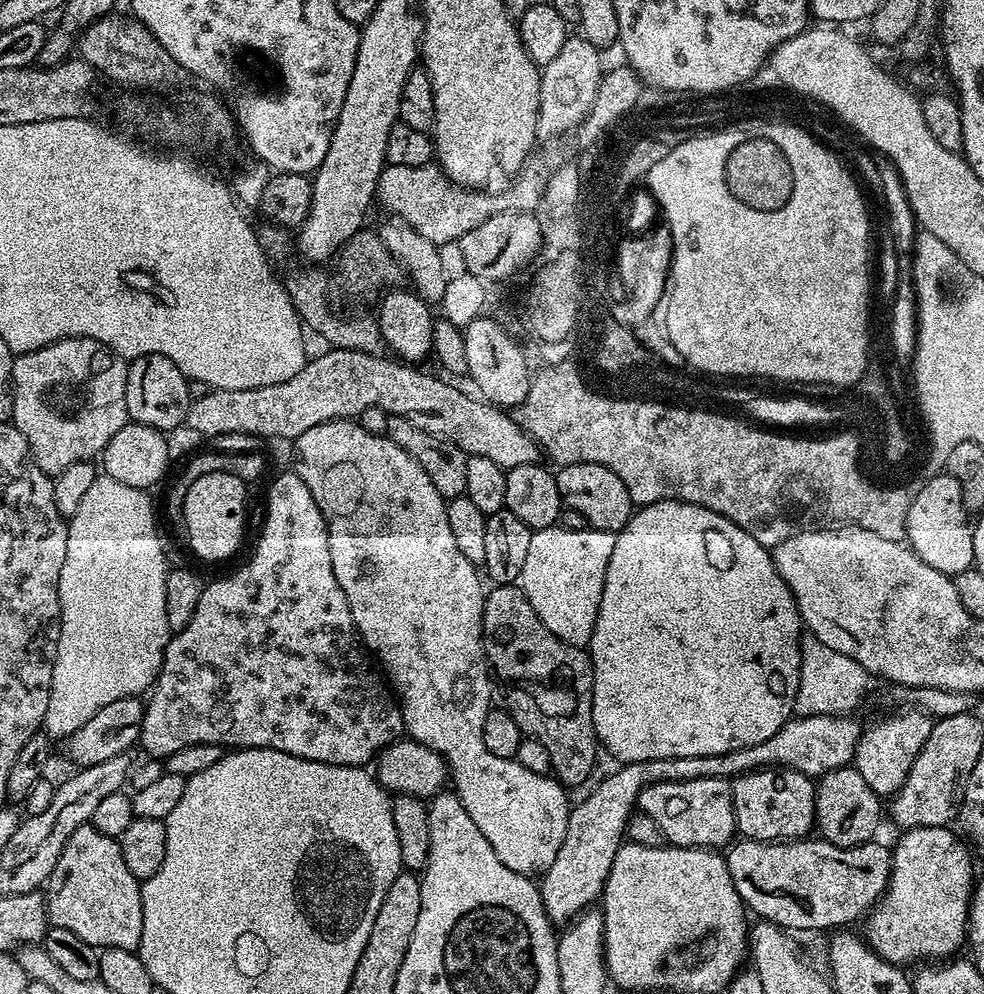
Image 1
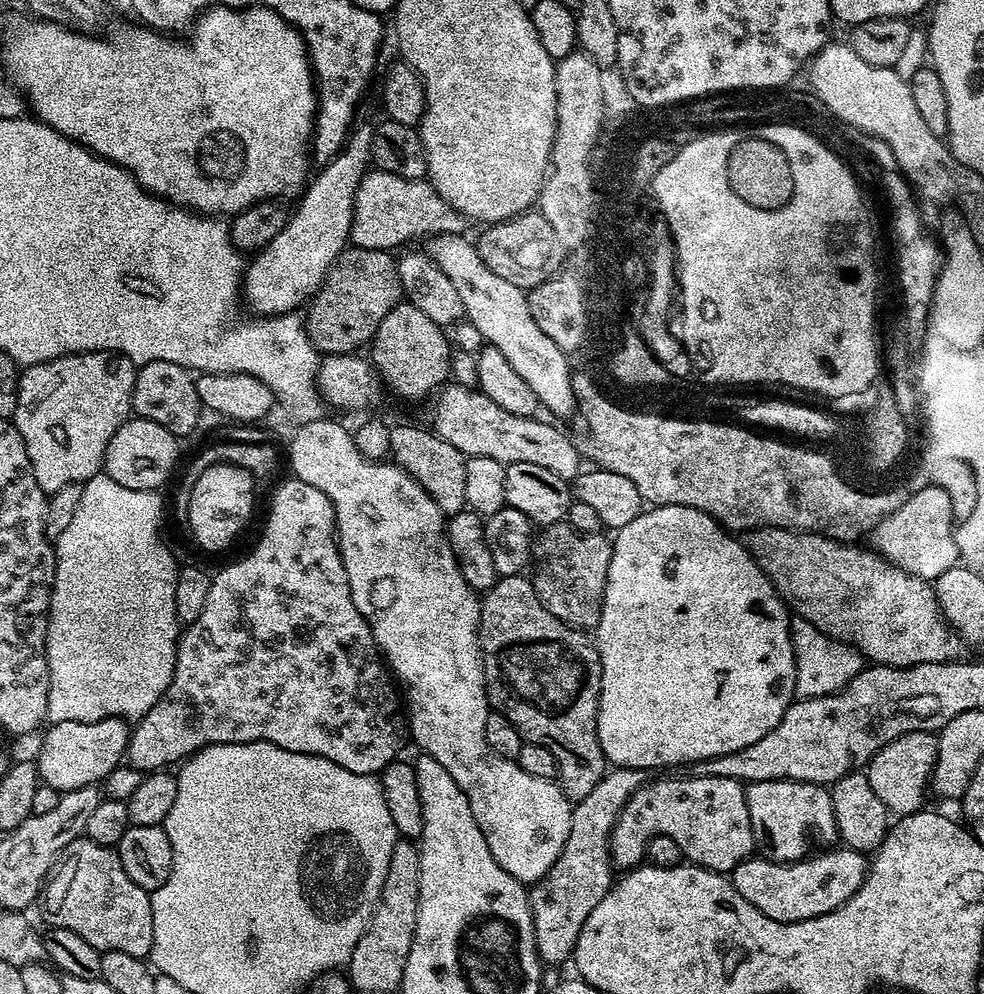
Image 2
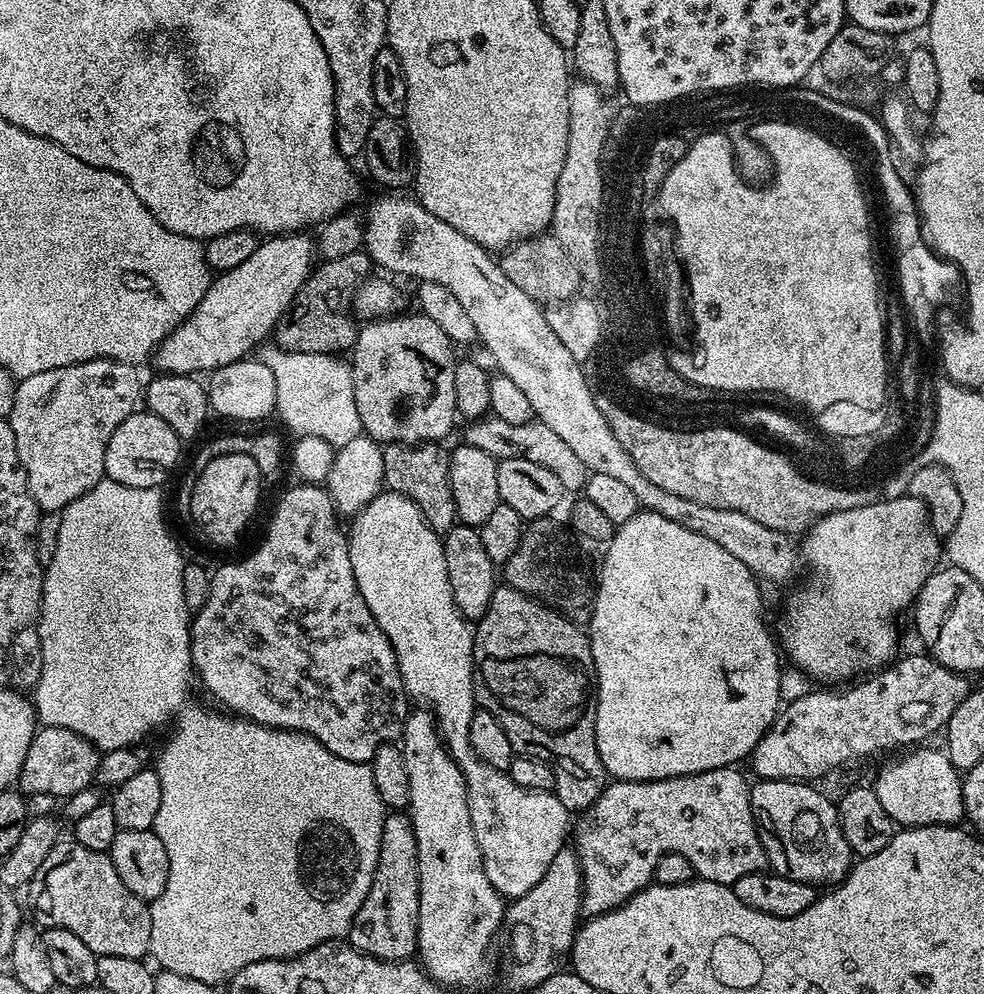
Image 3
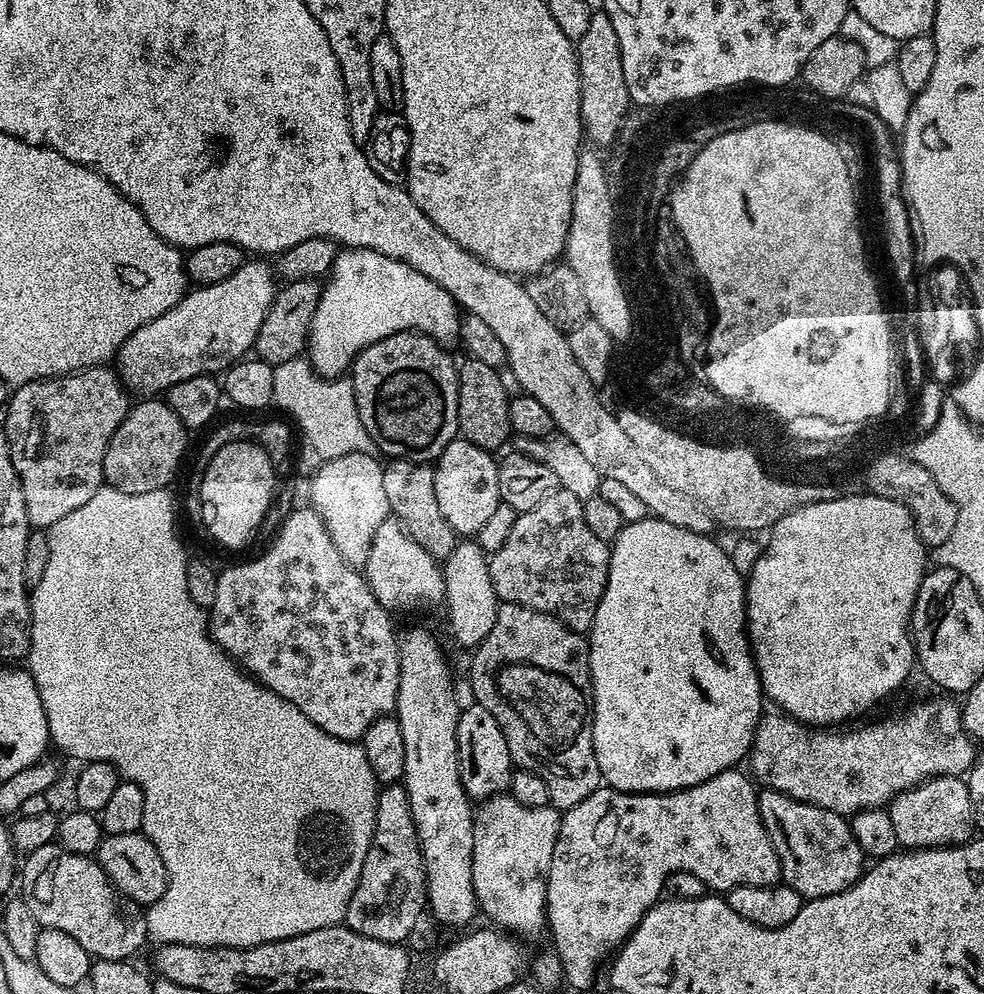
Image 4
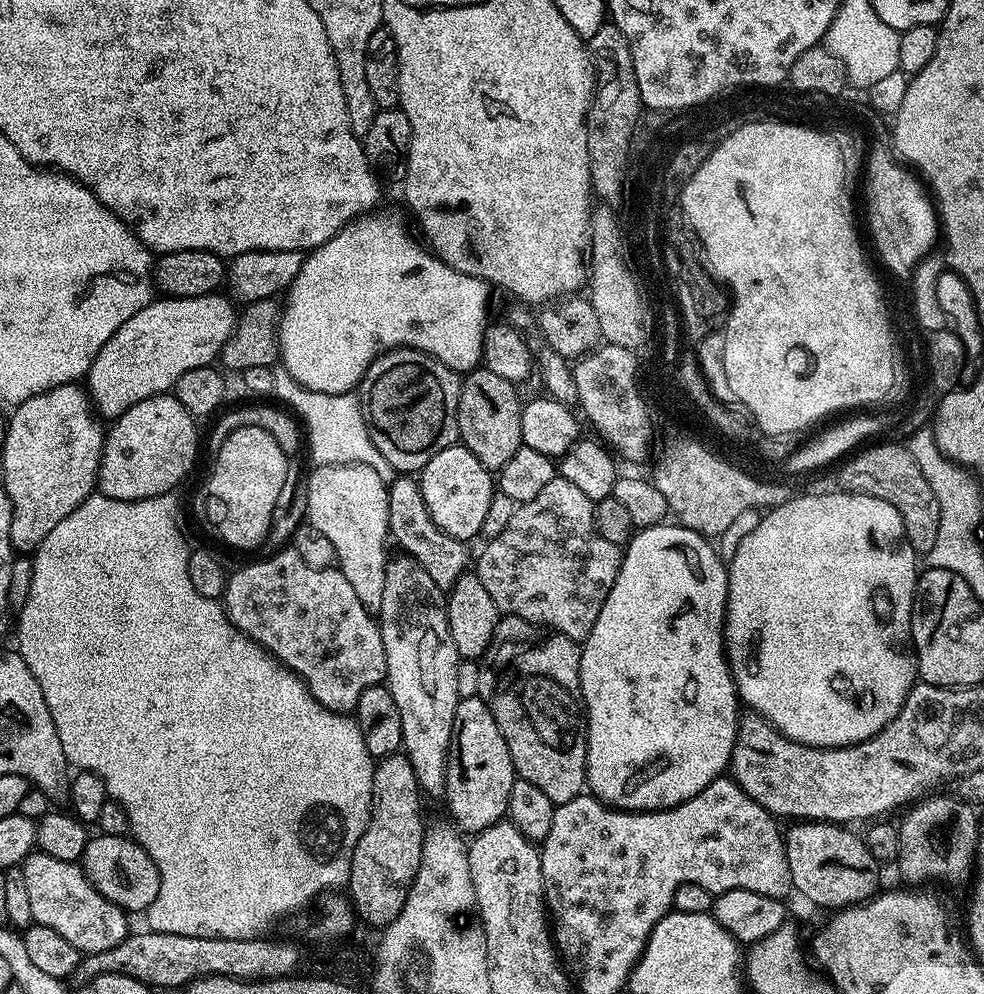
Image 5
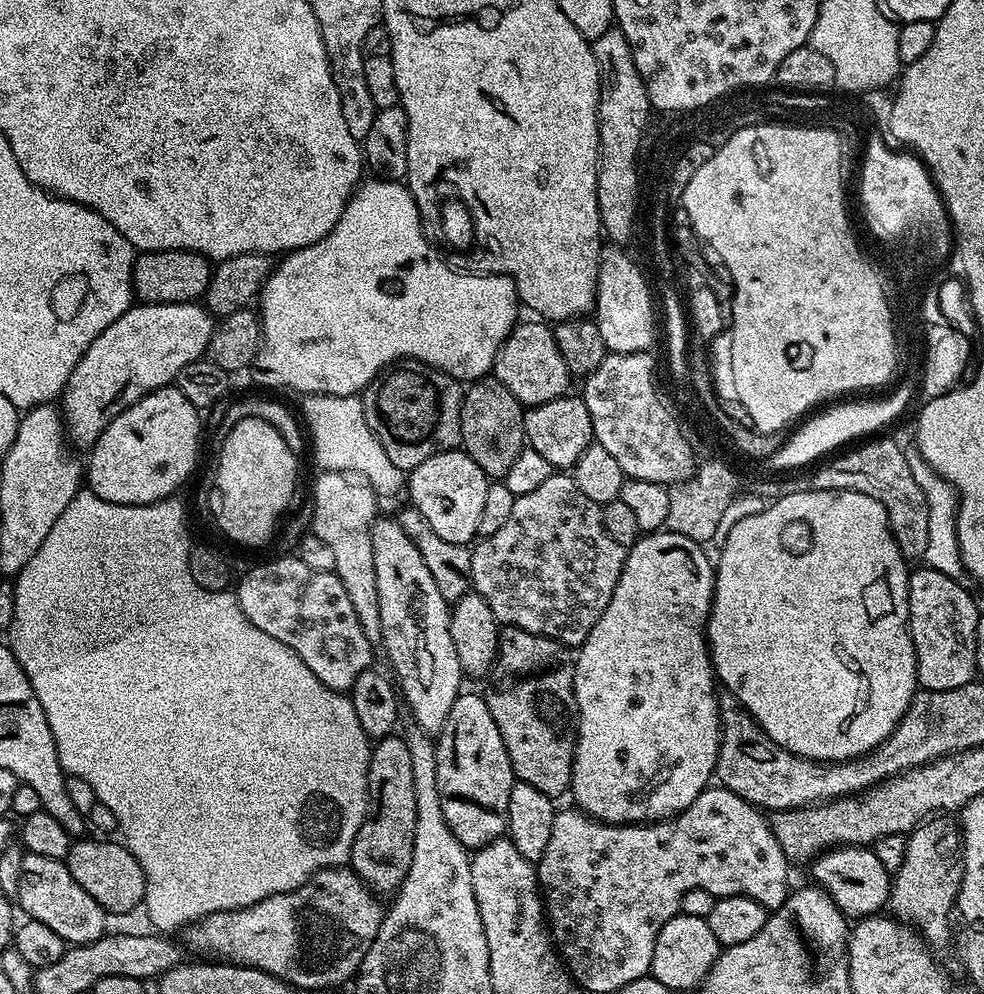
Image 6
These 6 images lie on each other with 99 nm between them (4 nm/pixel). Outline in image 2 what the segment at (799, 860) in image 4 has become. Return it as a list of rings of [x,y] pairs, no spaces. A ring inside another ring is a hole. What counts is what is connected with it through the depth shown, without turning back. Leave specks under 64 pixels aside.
[[[771,780],[747,785],[744,793],[759,855],[775,864],[791,864],[828,850],[837,843],[832,793],[825,785],[797,780]]]

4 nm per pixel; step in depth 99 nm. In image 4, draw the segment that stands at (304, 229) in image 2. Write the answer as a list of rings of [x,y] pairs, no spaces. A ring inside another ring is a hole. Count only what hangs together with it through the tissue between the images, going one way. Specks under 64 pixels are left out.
[[[249,259],[241,268],[234,270],[230,278],[222,278],[222,282],[202,284],[185,291],[183,298],[170,310],[166,310],[166,314],[134,330],[134,334],[130,334],[126,342],[122,342],[118,353],[118,375],[125,389],[133,393],[144,392],[140,394],[152,398],[157,394],[167,393],[168,388],[178,386],[178,382],[186,382],[186,378],[220,374],[231,368],[235,362],[245,359],[253,351],[258,330],[262,330],[262,322],[278,291],[273,265],[271,268],[260,260],[263,259]]]

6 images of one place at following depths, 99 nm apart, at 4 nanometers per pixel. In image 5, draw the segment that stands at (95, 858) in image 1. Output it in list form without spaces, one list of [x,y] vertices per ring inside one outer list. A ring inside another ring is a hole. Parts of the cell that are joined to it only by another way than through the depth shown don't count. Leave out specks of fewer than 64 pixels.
[[[36,850],[25,857],[22,867],[33,921],[62,934],[81,954],[110,950],[130,934],[129,913],[98,894],[79,863],[62,862],[62,858],[50,858],[50,854]]]

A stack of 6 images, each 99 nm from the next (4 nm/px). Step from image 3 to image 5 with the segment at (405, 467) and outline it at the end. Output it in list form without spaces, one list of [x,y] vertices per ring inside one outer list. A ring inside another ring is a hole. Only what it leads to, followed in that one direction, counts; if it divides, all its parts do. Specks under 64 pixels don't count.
[[[400,474],[388,484],[388,531],[391,539],[405,548],[407,555],[434,578],[434,586],[451,590],[454,582],[470,568],[468,547],[465,541],[446,534],[430,518],[430,510],[426,510],[426,502],[422,498],[420,481],[415,475]]]

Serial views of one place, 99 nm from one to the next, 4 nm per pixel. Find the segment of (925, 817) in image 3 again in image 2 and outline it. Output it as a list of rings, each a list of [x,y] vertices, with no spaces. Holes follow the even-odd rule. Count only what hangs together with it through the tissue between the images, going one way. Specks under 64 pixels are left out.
[[[911,732],[894,738],[866,765],[866,775],[870,787],[888,808],[889,813],[897,817],[909,816],[925,807],[924,795],[929,795],[932,767],[936,764],[938,746],[936,736],[930,732]]]

